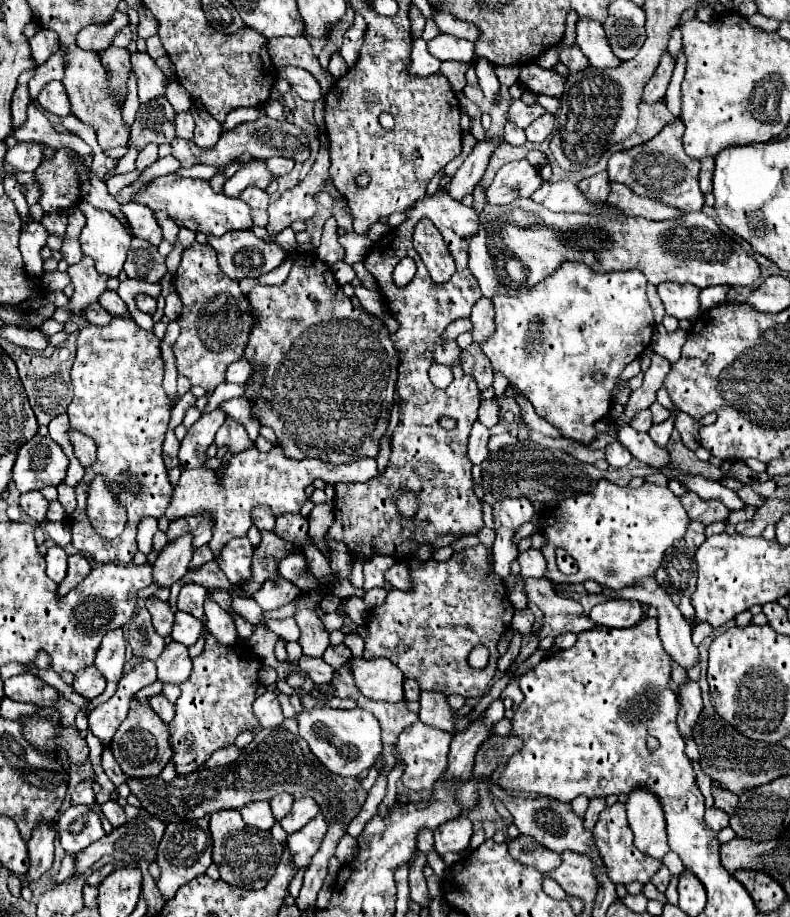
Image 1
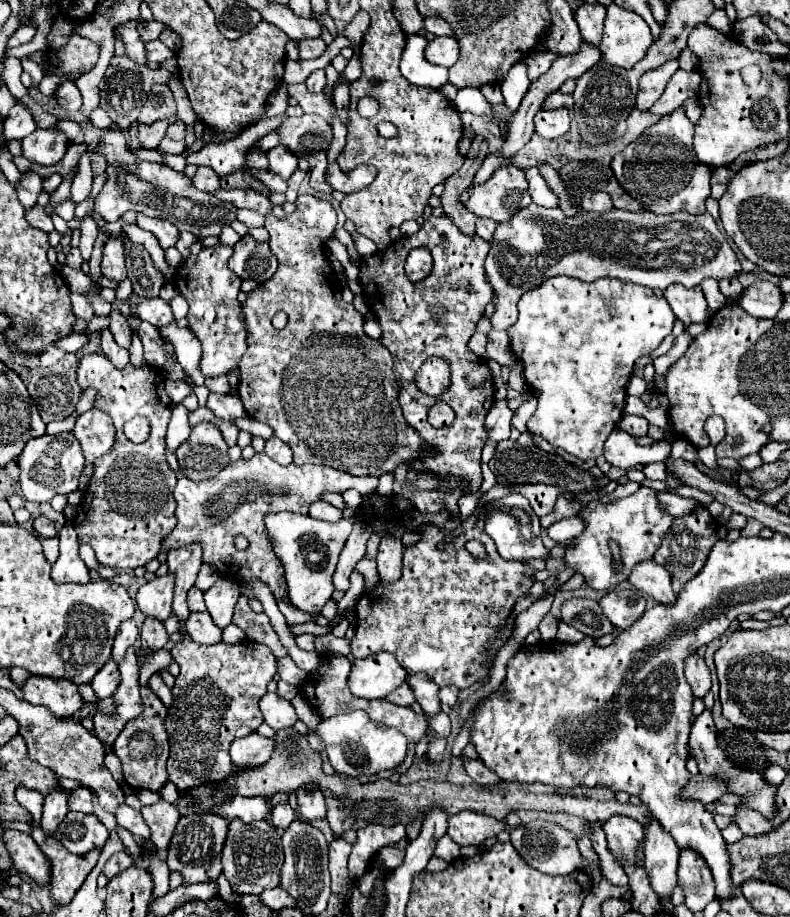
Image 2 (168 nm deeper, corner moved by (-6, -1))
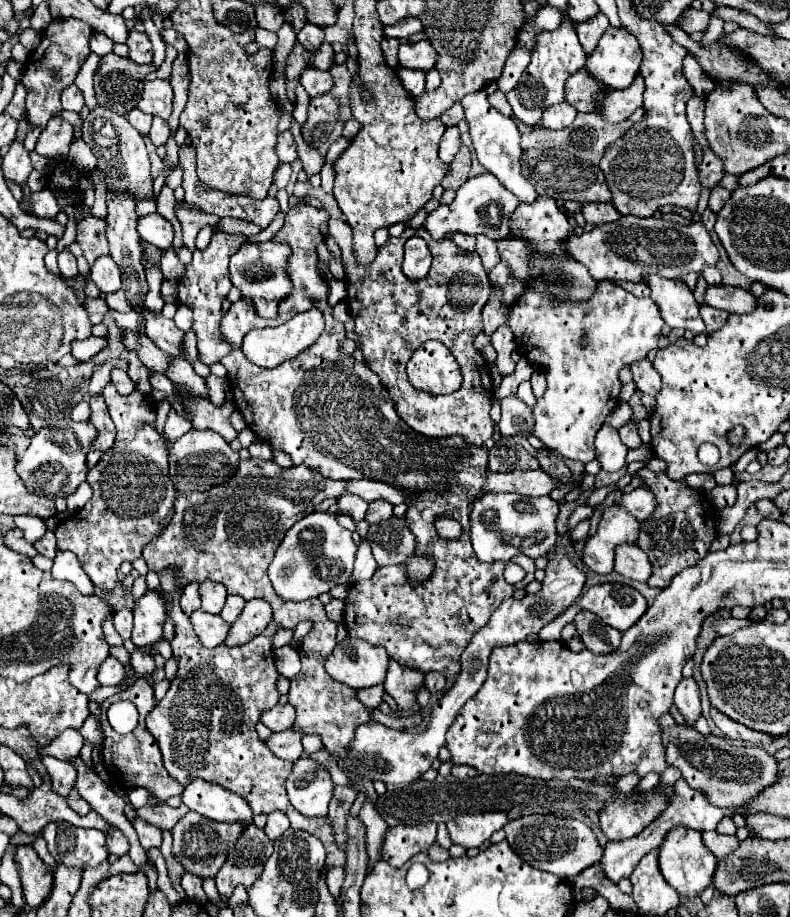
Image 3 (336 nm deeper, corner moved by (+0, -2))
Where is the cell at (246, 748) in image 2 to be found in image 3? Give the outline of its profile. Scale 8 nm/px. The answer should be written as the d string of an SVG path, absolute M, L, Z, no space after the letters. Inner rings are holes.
M286 729L286 731L282 731L282 733L274 733L268 741L266 741L266 745L270 747L270 751L274 753L274 755L278 755L278 757L282 757L282 759L286 759L286 761L298 761L300 757L302 757L302 753L304 753L304 749L302 749L302 735L300 733L294 733L292 729Z

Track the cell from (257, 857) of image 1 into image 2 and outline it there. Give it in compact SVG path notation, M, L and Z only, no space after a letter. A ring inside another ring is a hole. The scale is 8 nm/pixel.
M240 820L230 822L228 842L224 844L222 864L224 876L230 882L232 890L238 894L260 894L268 888L276 888L280 882L280 866L284 854L280 850L280 832L270 826L270 822L252 822L244 824Z

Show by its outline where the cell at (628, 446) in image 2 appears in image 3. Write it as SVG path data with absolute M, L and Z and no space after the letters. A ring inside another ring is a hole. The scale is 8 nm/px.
M604 425L596 435L596 459L604 471L620 471L626 465L628 447L620 443L618 431Z

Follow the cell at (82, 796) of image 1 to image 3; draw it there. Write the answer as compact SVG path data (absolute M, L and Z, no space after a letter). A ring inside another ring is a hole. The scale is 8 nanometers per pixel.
M72 789L70 795L68 795L66 799L68 799L68 805L70 805L78 815L86 815L86 813L90 813L90 805L78 795L76 789Z

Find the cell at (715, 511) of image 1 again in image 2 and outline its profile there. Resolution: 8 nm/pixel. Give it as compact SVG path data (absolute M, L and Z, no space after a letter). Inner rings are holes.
M656 492L656 498L660 508L670 516L684 516L688 514L688 510L692 510L692 506L698 506L696 500L678 496L676 492Z

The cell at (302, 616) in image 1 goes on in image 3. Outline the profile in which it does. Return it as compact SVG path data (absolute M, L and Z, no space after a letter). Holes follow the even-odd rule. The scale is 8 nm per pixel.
M314 511L286 531L276 549L274 561L268 567L268 577L274 585L274 591L284 601L308 601L328 593L334 585L348 583L354 567L354 555L356 545L352 541L352 533L338 525L334 515Z

